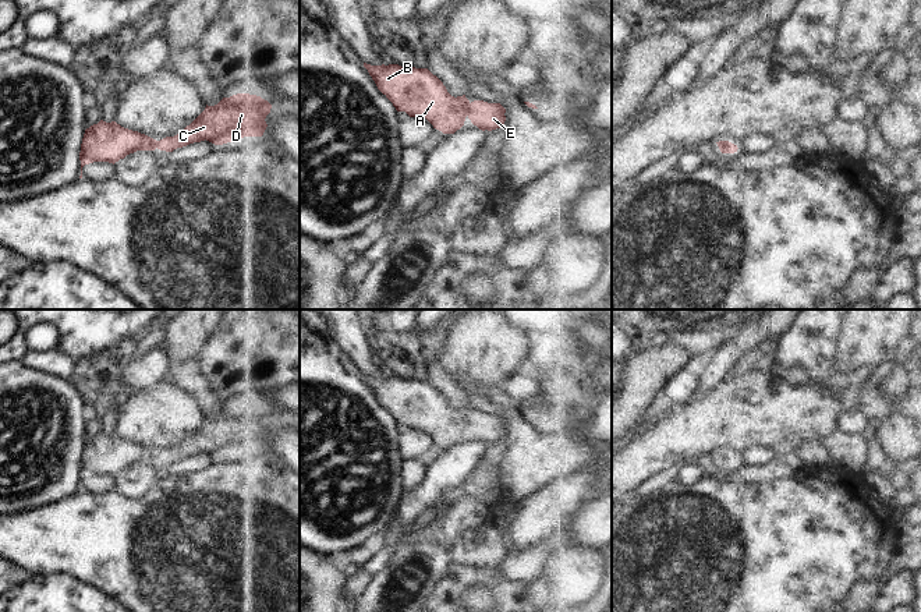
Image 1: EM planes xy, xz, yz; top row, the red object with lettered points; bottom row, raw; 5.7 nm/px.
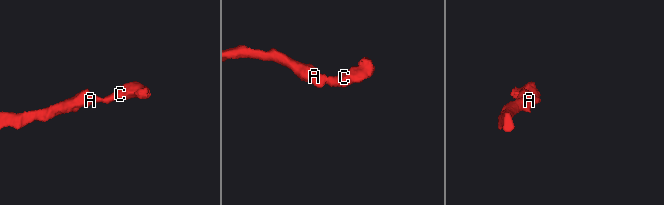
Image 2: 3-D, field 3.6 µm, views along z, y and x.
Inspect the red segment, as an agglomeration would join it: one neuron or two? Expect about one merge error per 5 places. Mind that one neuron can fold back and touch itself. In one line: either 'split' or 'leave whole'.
leave whole

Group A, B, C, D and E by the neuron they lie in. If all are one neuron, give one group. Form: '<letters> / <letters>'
A B C D E

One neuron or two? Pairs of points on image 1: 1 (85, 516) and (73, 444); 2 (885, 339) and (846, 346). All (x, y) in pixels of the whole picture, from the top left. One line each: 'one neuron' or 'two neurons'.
1: two neurons
2: one neuron

